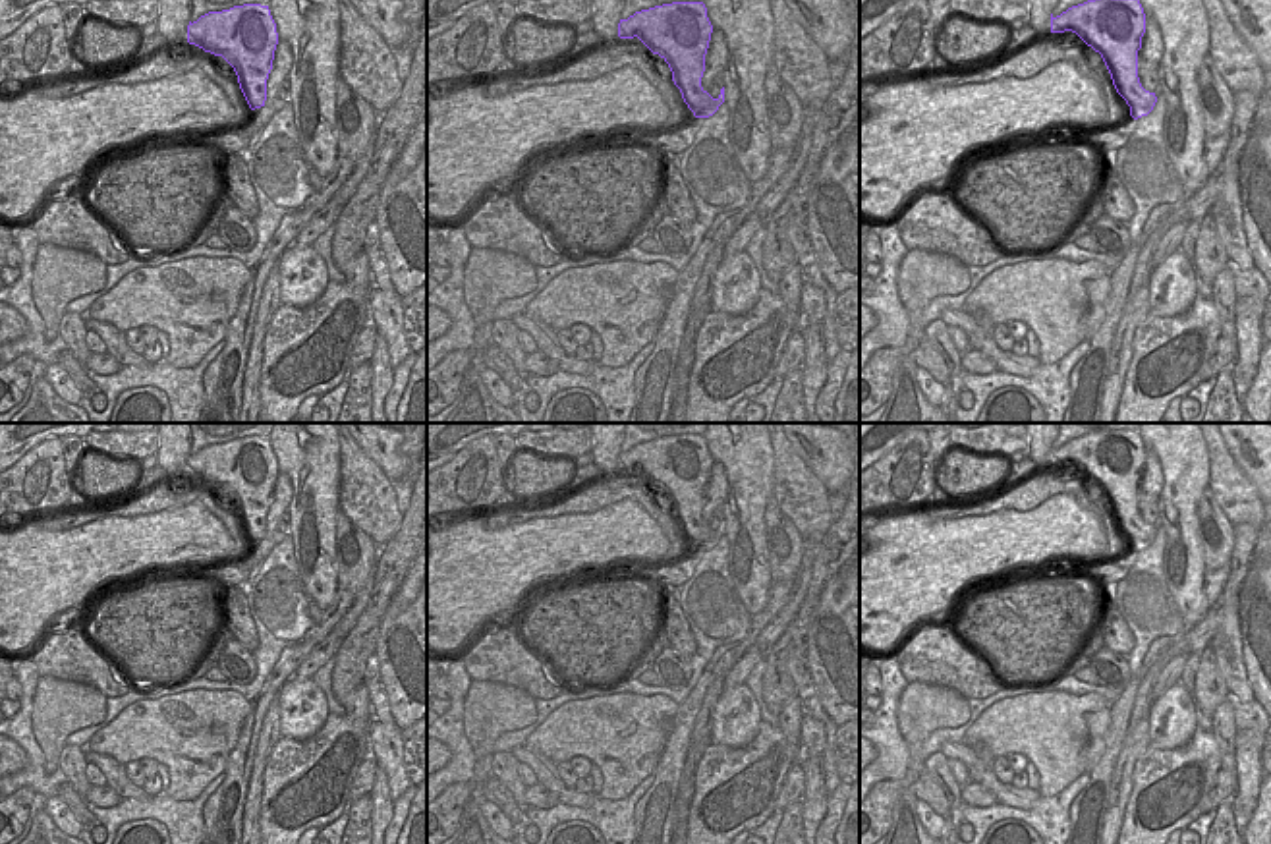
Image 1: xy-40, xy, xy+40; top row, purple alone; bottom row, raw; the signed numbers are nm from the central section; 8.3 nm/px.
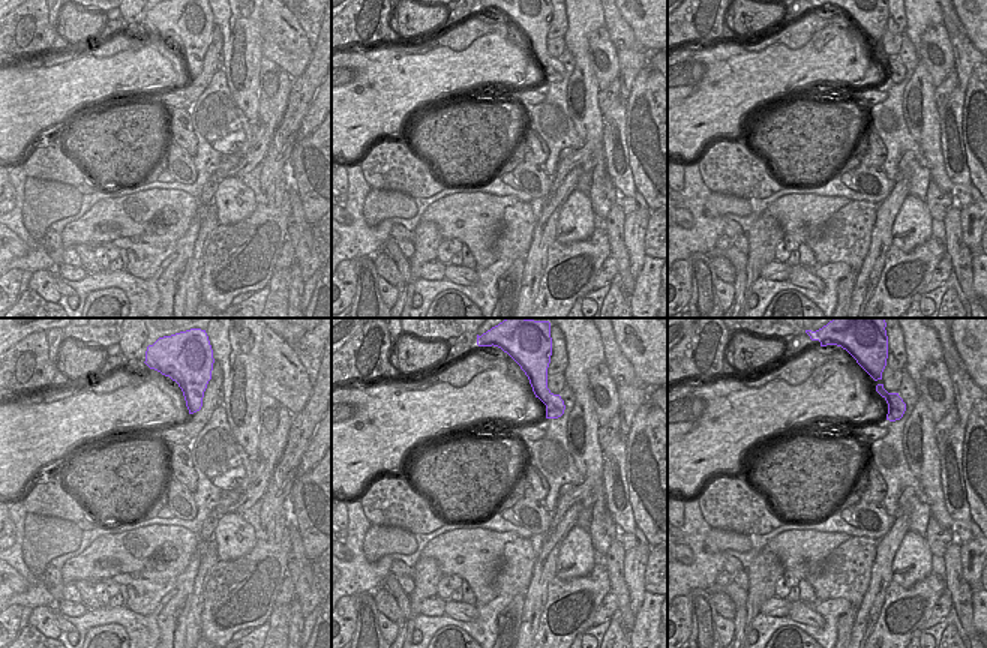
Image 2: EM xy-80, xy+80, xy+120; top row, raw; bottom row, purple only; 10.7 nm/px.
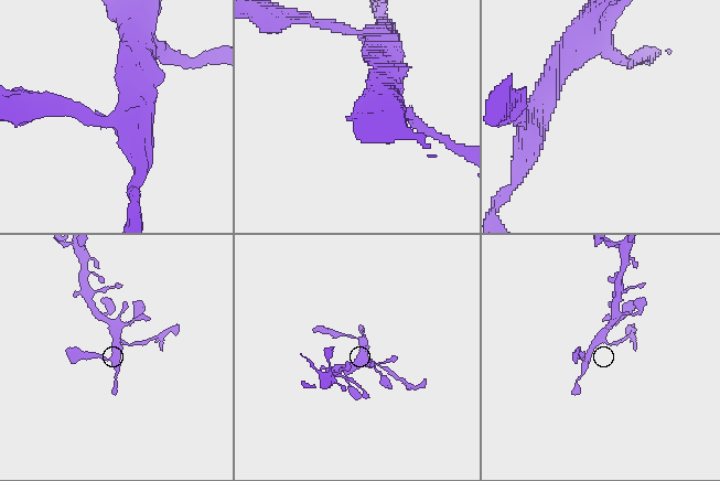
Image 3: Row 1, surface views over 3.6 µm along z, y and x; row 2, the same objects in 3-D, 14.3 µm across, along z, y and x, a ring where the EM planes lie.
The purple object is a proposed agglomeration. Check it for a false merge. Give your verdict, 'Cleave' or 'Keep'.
Cleave.

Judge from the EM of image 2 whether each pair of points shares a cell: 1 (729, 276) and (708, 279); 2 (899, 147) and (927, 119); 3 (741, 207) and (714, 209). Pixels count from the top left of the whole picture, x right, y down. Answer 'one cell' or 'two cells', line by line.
1: two cells
2: two cells
3: one cell

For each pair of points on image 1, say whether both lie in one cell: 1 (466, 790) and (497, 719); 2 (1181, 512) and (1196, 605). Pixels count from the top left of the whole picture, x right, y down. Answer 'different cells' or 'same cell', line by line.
1: same cell
2: same cell

